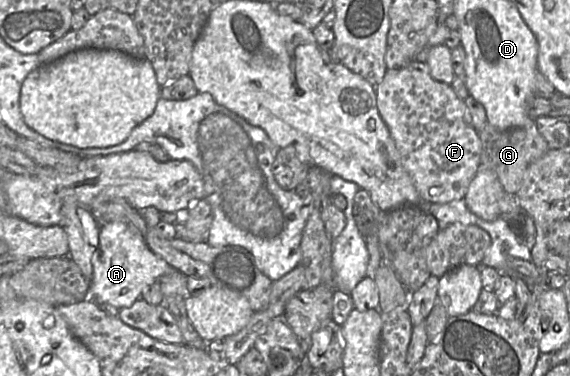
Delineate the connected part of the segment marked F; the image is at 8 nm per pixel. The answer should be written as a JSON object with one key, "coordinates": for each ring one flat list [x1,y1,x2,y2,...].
{"coordinates":[[416,60,402,68,387,69,383,80,375,89,379,114,387,125,402,164,423,202,445,204,464,199,481,166,481,141,478,132,469,122,464,100,454,93,451,85,434,80,426,62]]}

